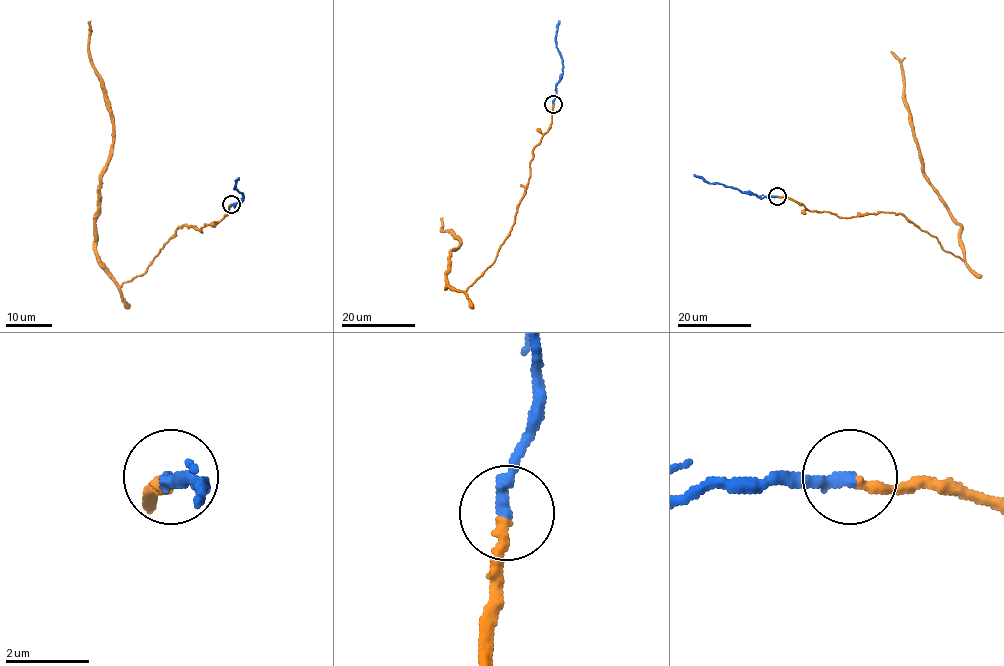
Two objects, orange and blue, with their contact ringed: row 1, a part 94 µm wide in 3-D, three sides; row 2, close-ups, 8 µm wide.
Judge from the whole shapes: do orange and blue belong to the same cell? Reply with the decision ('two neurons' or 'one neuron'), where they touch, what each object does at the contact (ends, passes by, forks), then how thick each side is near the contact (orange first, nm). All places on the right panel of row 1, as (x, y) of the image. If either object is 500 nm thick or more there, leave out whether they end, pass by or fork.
one neuron; place (777, 196); orange ends; blue ends; calibres 240 and 320 nm

